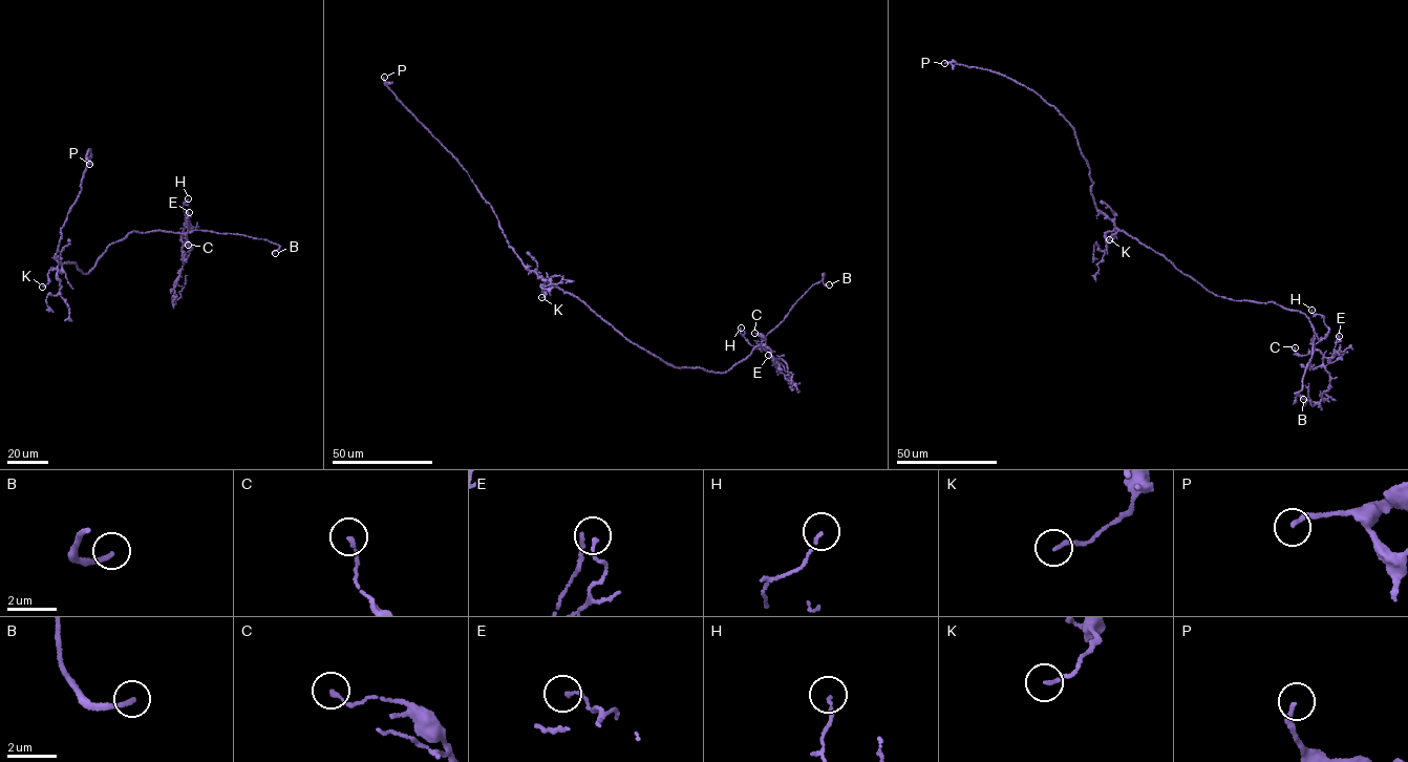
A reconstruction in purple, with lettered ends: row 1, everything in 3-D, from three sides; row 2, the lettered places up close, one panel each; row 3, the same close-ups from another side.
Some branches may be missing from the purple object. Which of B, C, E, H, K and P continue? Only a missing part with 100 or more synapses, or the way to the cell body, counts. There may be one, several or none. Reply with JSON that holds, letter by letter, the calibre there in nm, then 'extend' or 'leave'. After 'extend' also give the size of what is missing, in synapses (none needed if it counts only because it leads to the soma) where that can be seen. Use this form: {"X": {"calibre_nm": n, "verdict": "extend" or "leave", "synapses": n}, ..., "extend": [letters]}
{"B": {"calibre_nm": 180, "verdict": "extend"}, "C": {"calibre_nm": 140, "verdict": "leave"}, "E": {"calibre_nm": 120, "verdict": "leave"}, "H": {"calibre_nm": 100, "verdict": "leave"}, "K": {"calibre_nm": 130, "verdict": "leave"}, "P": {"calibre_nm": 170, "verdict": "leave"}, "extend": ["B"]}

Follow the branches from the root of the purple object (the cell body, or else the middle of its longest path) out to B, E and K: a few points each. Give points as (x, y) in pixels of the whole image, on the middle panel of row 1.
B: (589, 307), (631, 341), (668, 364), (724, 373), (761, 344), (823, 274), (824, 283), (829, 284)
E: (589, 307), (631, 341), (677, 367), (724, 373), (756, 346), (776, 363), (768, 355)
K: (589, 307), (547, 282), (541, 292), (546, 293), (541, 297)

